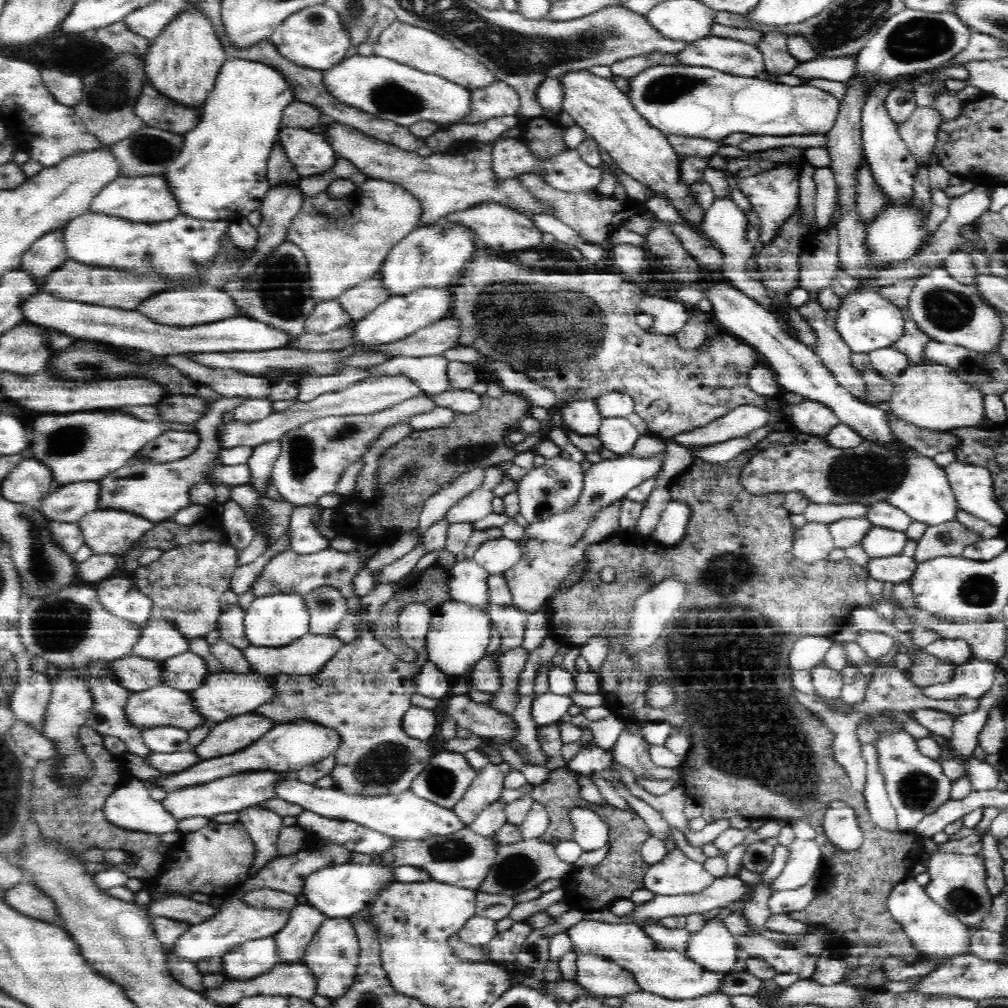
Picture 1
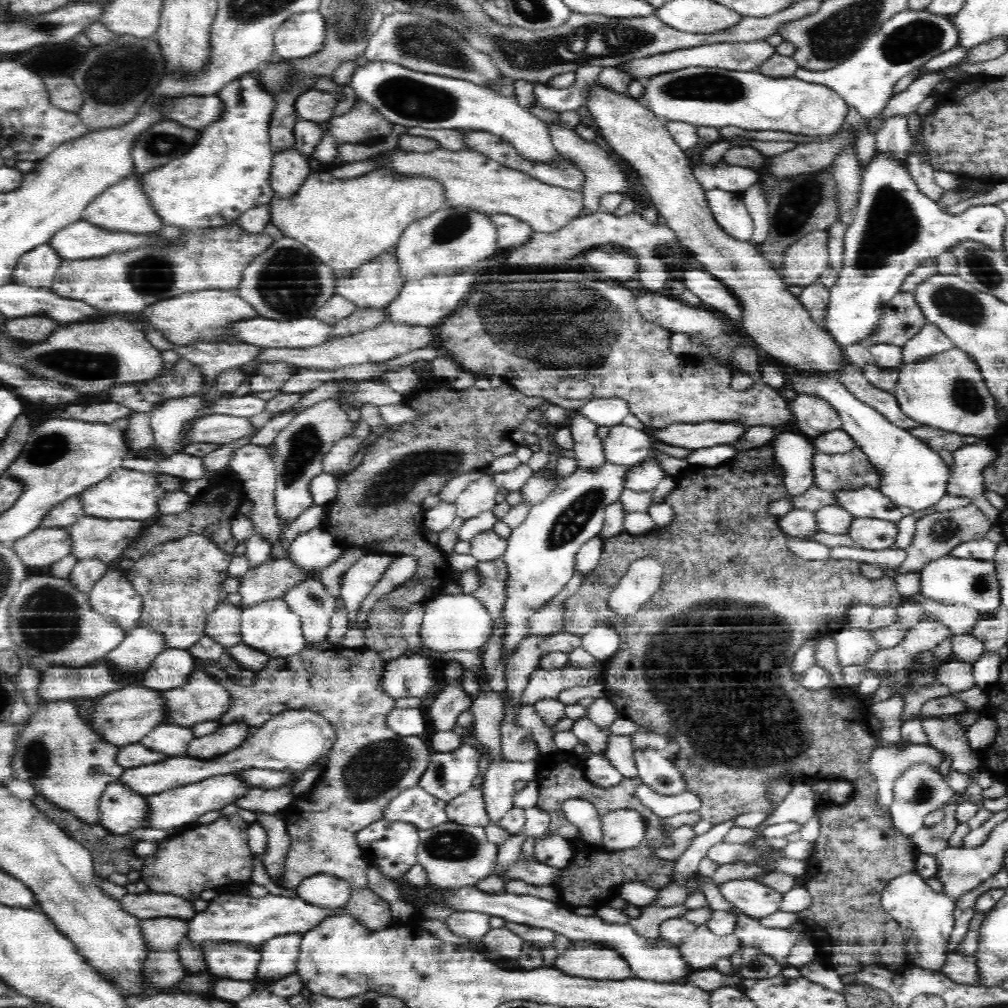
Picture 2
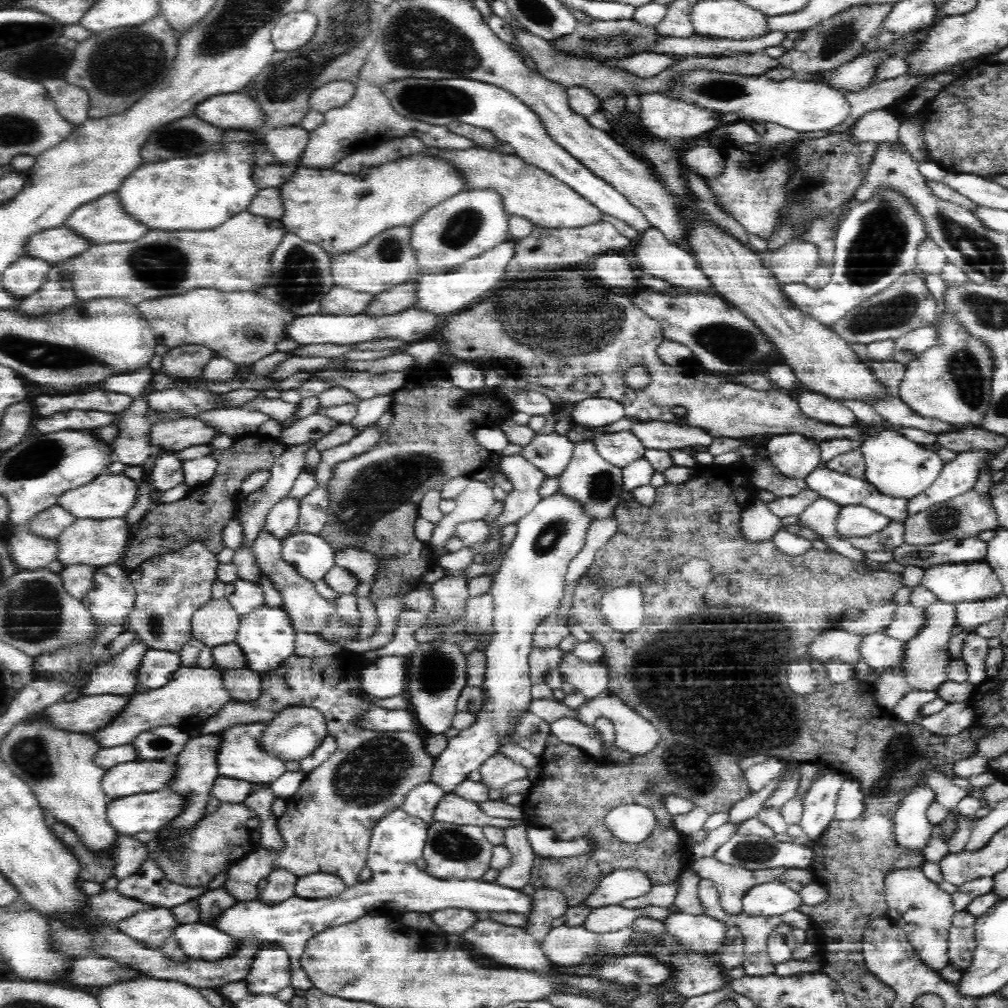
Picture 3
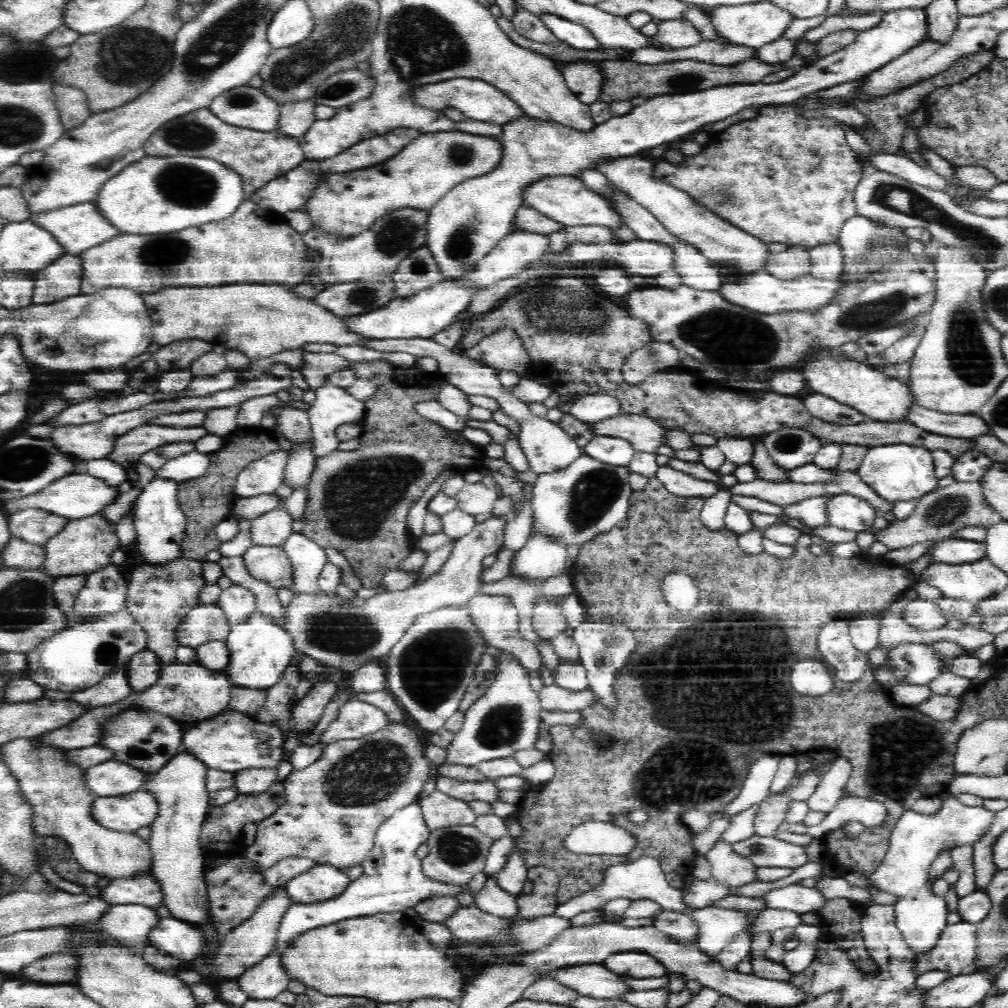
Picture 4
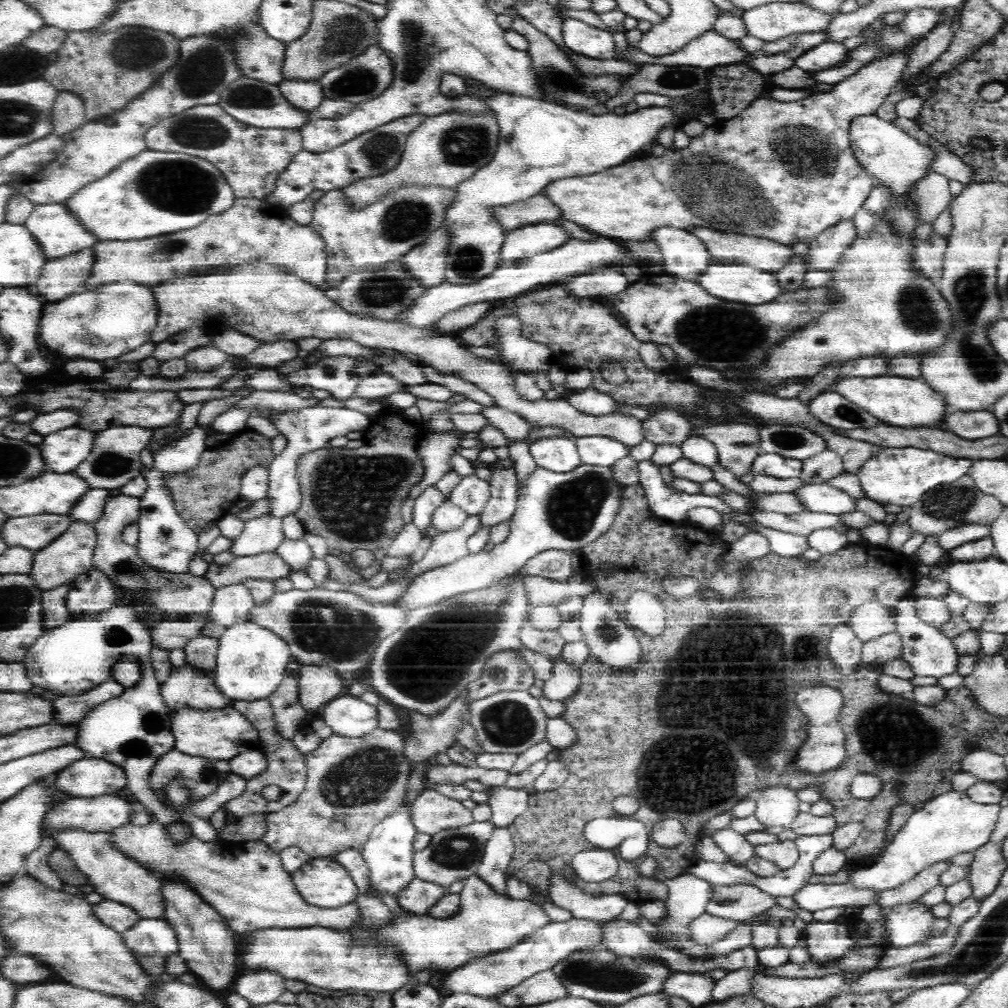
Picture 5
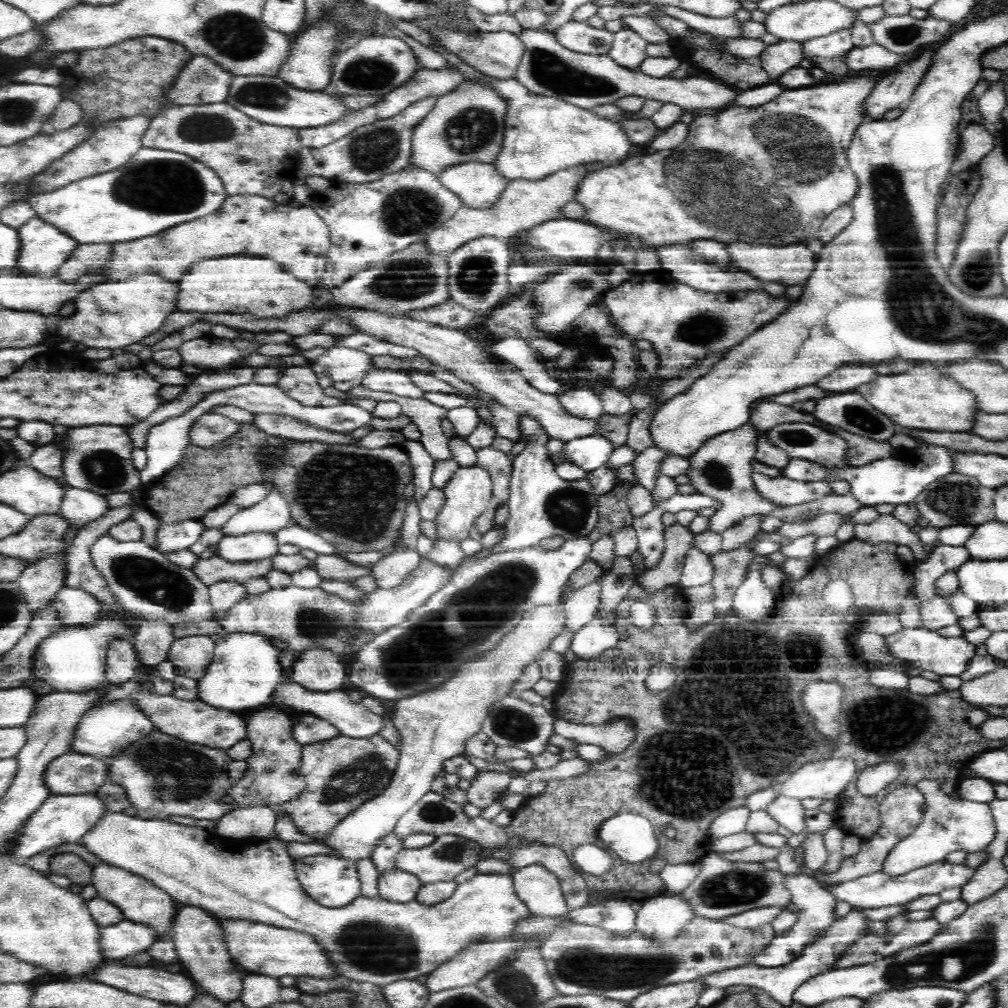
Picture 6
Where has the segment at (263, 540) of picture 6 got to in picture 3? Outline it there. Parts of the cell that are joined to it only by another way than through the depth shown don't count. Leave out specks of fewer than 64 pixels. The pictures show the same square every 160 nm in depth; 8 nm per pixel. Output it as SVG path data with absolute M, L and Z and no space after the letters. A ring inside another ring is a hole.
M282 498L266 516L266 524L264 529L268 533L283 540L283 538L290 532L296 530L300 516L301 500L296 498Z

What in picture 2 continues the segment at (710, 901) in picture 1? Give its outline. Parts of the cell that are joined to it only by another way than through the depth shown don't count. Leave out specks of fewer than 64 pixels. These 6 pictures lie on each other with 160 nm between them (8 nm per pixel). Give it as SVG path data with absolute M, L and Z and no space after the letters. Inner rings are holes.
M739 879L718 886L724 900L728 900L749 918L760 920L778 912L782 892L760 884L753 879Z

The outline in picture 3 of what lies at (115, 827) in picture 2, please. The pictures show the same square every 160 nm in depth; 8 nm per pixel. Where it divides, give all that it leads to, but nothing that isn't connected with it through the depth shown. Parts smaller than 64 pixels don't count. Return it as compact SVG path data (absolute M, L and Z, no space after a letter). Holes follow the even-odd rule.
M128 835L118 836L118 852L115 854L113 877L122 880L136 874L142 864L151 856L148 845Z

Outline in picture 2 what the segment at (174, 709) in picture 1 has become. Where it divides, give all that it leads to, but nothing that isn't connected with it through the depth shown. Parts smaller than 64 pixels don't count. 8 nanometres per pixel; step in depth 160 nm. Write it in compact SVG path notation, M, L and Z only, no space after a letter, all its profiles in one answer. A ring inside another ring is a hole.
M129 684L126 688L106 692L93 700L93 712L84 718L91 718L89 724L104 740L118 747L138 743L156 726L164 724L162 691L145 687L144 685Z

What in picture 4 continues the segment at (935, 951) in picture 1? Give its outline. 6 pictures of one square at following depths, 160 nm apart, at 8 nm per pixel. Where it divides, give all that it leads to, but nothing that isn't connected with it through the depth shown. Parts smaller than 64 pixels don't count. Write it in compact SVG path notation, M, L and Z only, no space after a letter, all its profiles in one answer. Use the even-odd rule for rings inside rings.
M948 795L948 798L942 800L942 808L936 814L921 815L916 811L908 810L902 813L902 816L896 821L895 828L889 838L889 850L882 864L870 877L860 875L860 873L849 873L844 875L845 880L857 888L878 888L879 891L886 891L896 897L894 902L895 924L902 933L904 942L917 954L930 952L938 938L948 926L947 917L949 909L943 894L935 892L933 884L929 880L929 871L940 852L946 848L953 851L954 848L962 846L974 846L978 840L985 836L994 822L995 813L984 809L983 806L964 806L957 802L955 795Z

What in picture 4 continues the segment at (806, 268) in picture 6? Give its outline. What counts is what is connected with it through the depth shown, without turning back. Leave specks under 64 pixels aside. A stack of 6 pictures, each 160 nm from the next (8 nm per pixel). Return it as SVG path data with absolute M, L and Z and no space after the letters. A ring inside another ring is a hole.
M639 154L632 157L626 156L618 160L608 160L598 164L596 170L608 177L612 185L627 193L627 195L647 208L661 223L668 228L673 236L684 240L686 244L695 246L708 260L711 260L723 272L734 273L738 271L752 272L762 270L769 258L768 243L757 236L743 231L718 218L706 207L694 202L686 192L654 179L652 172L655 166L649 158L640 158Z

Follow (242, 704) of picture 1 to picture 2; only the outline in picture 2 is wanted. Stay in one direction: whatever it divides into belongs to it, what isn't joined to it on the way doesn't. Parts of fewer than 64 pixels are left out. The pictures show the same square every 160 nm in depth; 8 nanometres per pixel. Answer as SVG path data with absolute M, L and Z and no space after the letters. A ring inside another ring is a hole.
M196 668L191 673L186 684L180 688L172 688L162 691L163 718L164 722L177 724L183 727L191 727L199 722L217 720L226 714L230 708L230 692L226 690L218 681L207 672Z

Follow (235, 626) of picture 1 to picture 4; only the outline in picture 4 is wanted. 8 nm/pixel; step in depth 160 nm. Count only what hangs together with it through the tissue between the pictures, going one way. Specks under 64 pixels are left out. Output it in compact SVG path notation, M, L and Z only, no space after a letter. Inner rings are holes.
M199 603L176 628L177 642L196 649L211 641L225 641L230 628L224 610L216 604Z

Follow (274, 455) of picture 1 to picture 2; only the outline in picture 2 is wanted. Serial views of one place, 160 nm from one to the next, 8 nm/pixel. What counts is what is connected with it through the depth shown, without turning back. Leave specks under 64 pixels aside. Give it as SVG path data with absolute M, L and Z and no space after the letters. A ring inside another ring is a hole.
M248 444L240 450L236 450L229 466L234 469L234 472L238 473L245 499L249 499L253 503L254 509L250 520L253 522L254 528L260 533L260 536L274 544L279 538L280 523L275 511L275 482L277 476L270 449L267 446Z

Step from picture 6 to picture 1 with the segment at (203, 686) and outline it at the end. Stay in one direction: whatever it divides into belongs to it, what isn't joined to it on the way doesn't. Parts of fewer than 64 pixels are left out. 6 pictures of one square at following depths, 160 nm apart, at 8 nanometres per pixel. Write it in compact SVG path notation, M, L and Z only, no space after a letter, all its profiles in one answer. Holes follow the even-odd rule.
M278 593L256 597L245 610L246 639L258 647L286 647L310 633L310 613L300 594Z

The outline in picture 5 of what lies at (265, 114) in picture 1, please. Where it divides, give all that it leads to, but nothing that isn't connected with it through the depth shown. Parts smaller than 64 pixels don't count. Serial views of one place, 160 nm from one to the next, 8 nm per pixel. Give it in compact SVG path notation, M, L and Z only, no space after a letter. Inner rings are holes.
M147 148L106 176L84 184L63 206L94 238L127 241L194 228L209 216L228 210L236 199L223 172L210 162L181 152Z

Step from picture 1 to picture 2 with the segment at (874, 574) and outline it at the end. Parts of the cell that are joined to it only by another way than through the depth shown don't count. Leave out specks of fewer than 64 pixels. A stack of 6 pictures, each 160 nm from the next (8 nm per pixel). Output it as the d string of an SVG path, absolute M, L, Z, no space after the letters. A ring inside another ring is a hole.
M836 546L830 548L830 558L834 560L855 560L859 563L873 564L882 570L895 570L902 564L906 550L892 548L886 550L868 550L862 547L854 546L848 548L847 546Z

